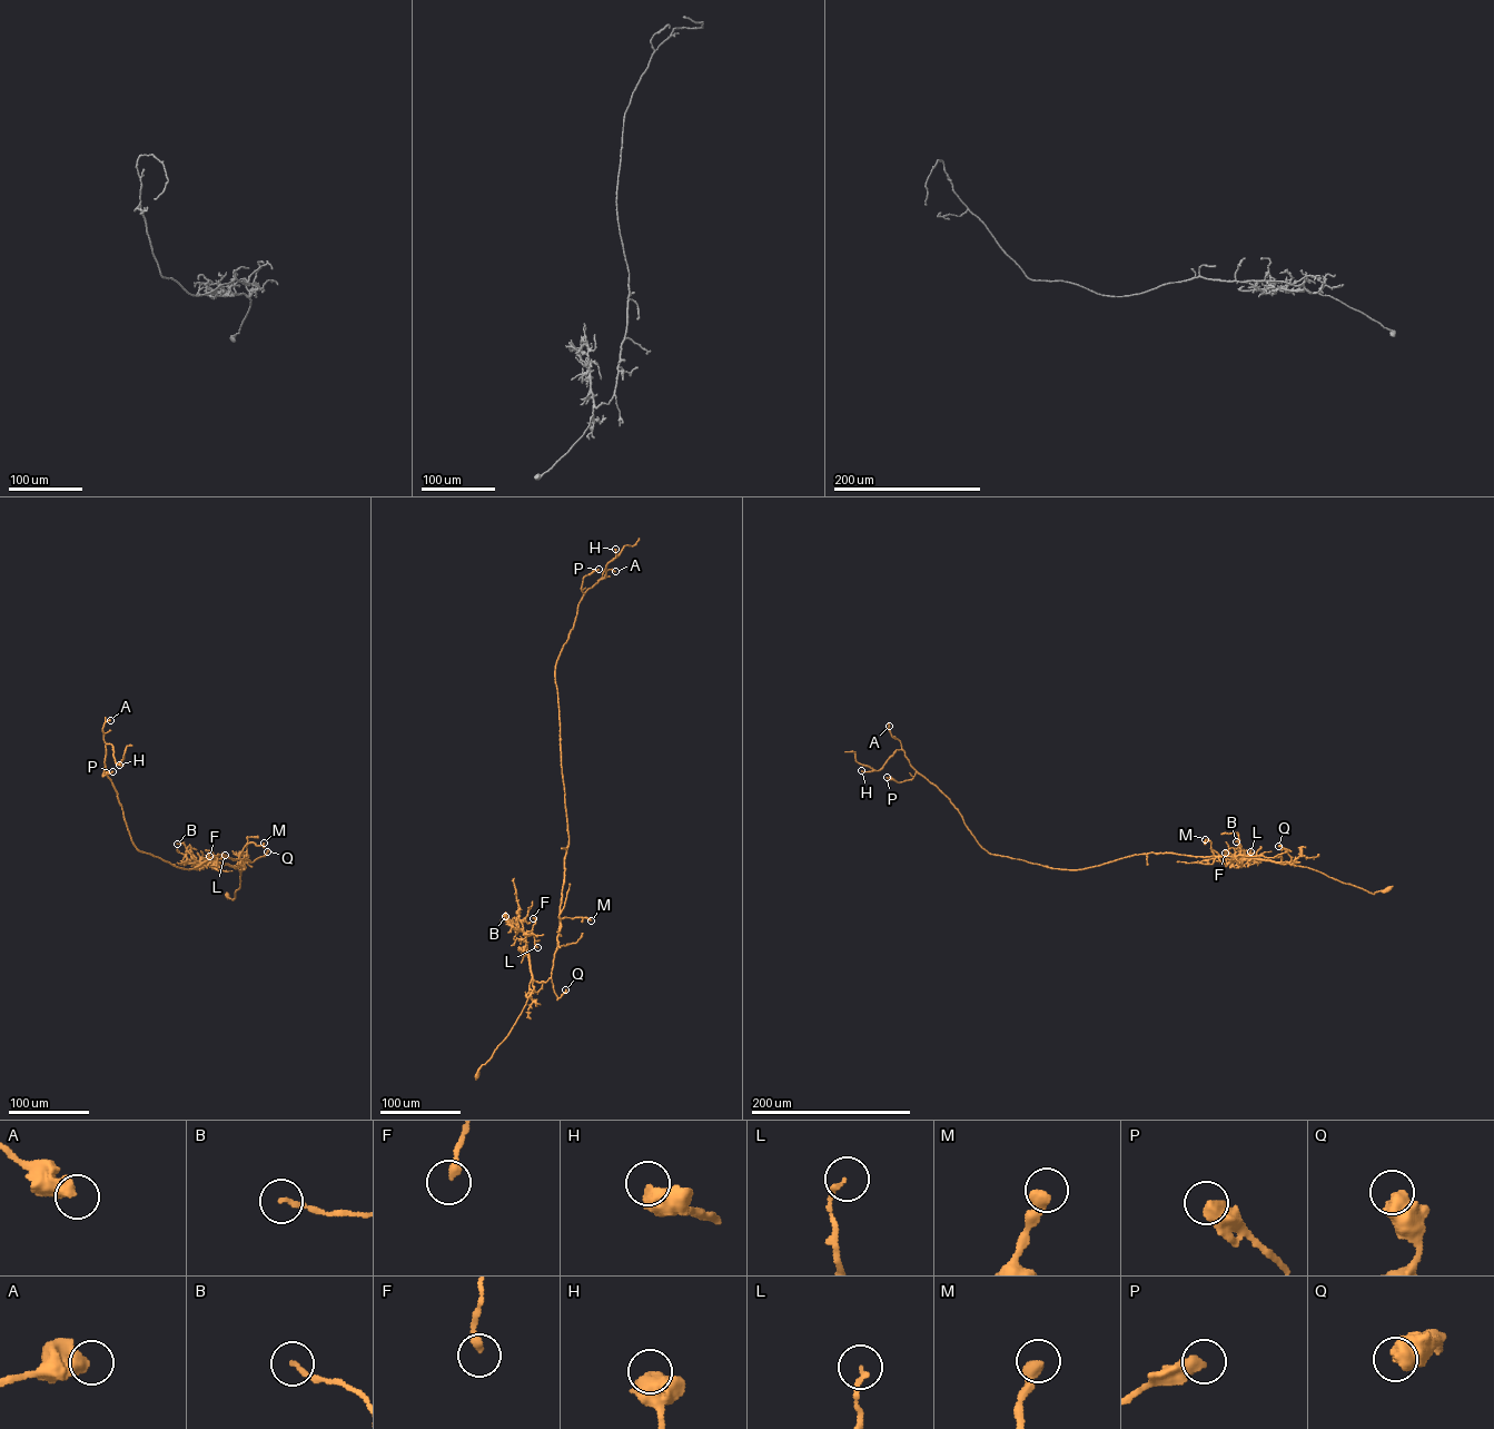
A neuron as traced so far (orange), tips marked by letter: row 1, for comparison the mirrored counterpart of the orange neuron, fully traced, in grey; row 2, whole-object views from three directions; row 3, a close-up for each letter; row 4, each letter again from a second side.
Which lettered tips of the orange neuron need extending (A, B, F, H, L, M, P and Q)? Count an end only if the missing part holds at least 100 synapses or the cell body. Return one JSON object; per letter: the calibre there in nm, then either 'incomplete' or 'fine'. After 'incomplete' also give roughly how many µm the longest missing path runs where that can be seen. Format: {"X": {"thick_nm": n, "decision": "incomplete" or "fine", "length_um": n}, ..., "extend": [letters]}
{"A": {"thick_nm": 600, "decision": "fine"}, "B": {"thick_nm": 140, "decision": "fine"}, "F": {"thick_nm": 240, "decision": "fine"}, "H": {"thick_nm": 550, "decision": "fine"}, "L": {"thick_nm": 150, "decision": "fine"}, "M": {"thick_nm": 440, "decision": "fine"}, "P": {"thick_nm": 550, "decision": "fine"}, "Q": {"thick_nm": 650, "decision": "fine"}, "extend": []}

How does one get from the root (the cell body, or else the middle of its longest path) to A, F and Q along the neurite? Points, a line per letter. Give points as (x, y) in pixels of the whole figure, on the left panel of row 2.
A: (227, 895), (239, 888), (237, 865), (253, 861), (217, 854), (186, 869), (134, 846), (106, 771), (110, 720)
F: (227, 895), (235, 897), (240, 867), (216, 861), (211, 865), (215, 860), (211, 853), (209, 856)
Q: (227, 895), (233, 899), (239, 888), (241, 868), (238, 864), (254, 861), (267, 851)

